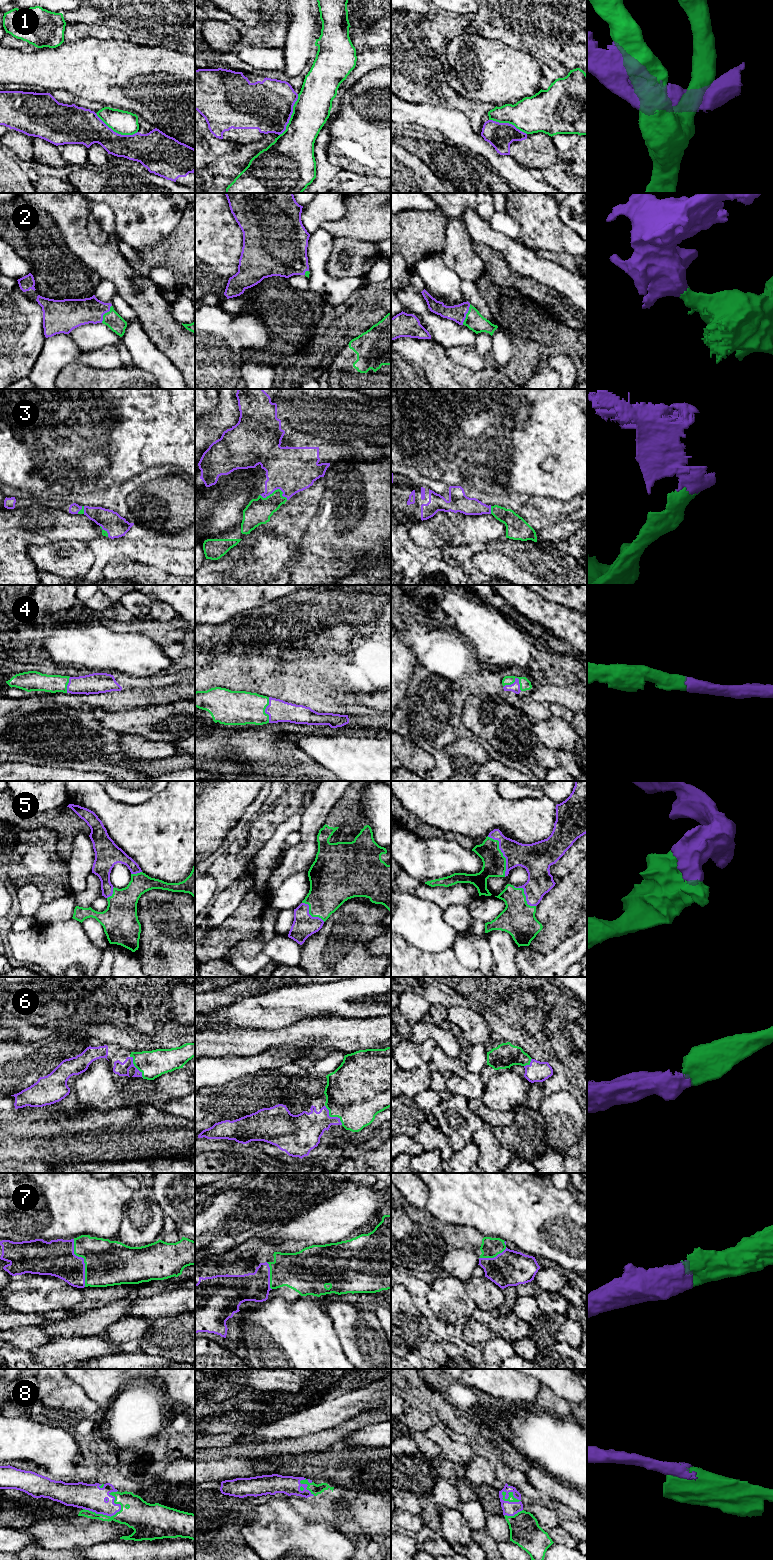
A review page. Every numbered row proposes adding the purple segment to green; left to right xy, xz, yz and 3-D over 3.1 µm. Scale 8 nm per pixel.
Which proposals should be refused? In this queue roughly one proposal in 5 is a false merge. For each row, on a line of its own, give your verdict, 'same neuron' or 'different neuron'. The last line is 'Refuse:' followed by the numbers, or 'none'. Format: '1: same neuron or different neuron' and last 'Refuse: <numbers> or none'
1: different neuron
2: same neuron
3: same neuron
4: same neuron
5: same neuron
6: same neuron
7: same neuron
8: same neuron
Refuse: 1

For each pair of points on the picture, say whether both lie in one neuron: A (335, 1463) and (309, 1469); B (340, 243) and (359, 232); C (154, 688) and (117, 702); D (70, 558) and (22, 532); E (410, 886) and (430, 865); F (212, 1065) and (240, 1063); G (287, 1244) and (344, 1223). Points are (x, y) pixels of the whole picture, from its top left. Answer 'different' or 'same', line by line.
A: same
B: different
C: same
D: different
E: different
F: same
G: same

